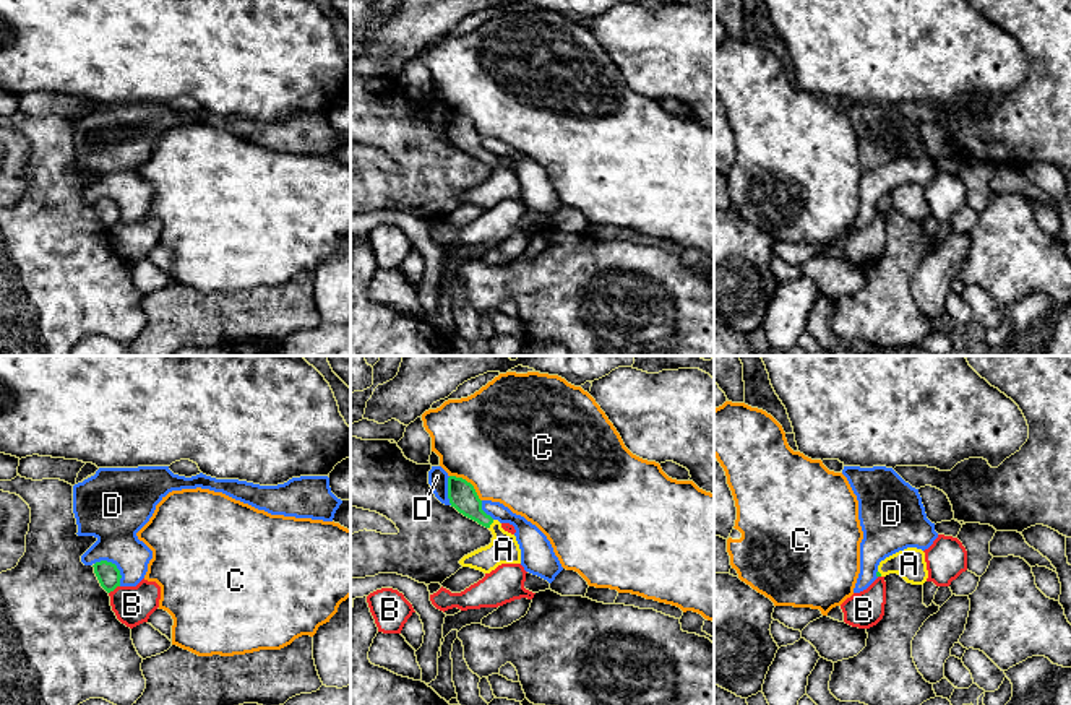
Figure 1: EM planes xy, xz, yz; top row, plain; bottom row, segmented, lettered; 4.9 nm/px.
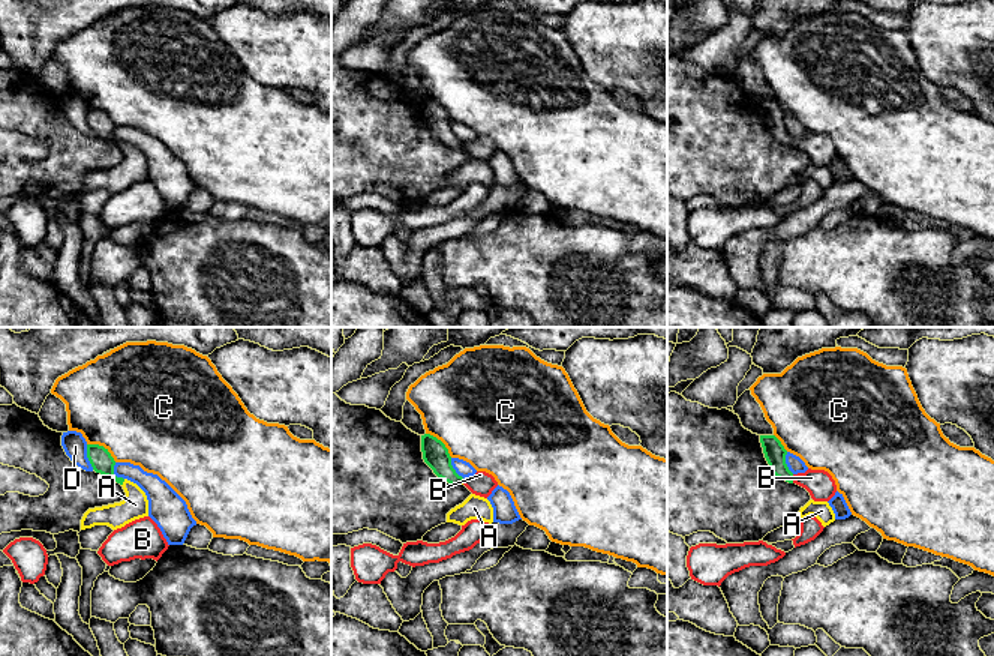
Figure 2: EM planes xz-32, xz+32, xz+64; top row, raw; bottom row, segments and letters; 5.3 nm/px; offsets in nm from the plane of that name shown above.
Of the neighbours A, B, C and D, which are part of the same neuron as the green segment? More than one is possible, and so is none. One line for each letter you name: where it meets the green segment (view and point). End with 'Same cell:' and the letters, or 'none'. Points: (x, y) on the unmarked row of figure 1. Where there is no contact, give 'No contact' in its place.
A: Touches green at xz (490, 160)
Same cell: A

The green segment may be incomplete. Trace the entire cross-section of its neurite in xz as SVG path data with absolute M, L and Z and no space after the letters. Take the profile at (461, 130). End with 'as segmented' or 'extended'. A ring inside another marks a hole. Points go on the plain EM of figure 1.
M449 112L448 135L451 143L459 149L488 164L493 171L488 182L480 184L459 197L462 203L490 210L501 200L521 200L521 185L516 172L505 167L498 156L493 156L482 146L482 136L471 119L462 114Z; extended

